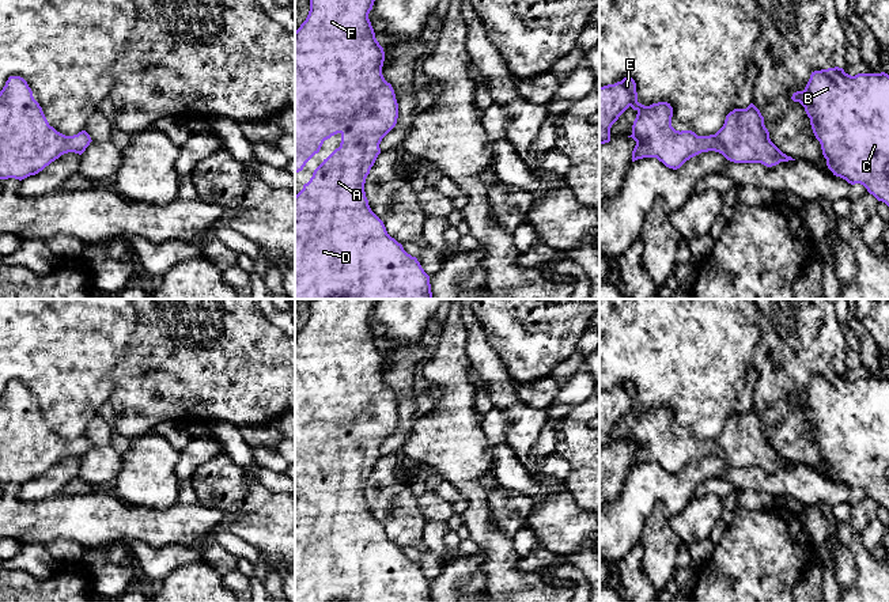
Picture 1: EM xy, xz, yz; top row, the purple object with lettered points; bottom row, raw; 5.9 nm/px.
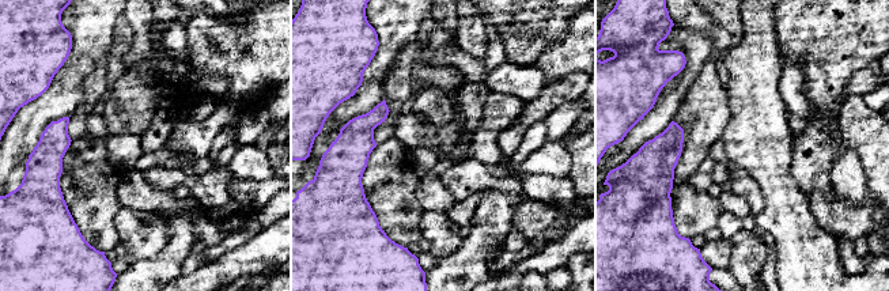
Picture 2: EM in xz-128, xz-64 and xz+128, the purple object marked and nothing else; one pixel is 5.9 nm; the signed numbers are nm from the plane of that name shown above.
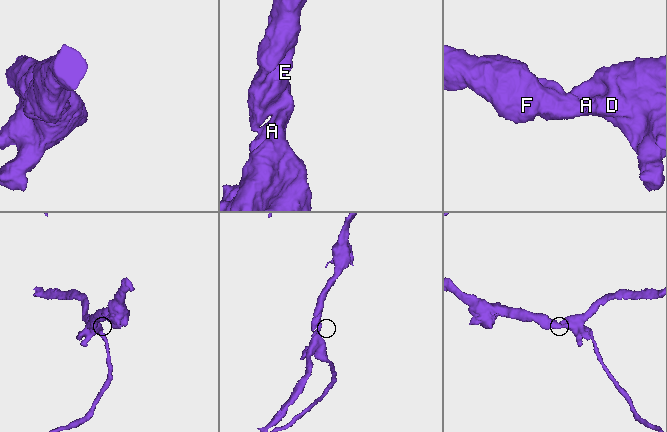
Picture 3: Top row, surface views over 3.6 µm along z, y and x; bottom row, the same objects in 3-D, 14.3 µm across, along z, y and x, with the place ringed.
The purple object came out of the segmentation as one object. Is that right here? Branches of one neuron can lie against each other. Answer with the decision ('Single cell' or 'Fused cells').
Single cell

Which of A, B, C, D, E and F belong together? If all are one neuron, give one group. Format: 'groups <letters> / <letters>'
groups A B C D E F

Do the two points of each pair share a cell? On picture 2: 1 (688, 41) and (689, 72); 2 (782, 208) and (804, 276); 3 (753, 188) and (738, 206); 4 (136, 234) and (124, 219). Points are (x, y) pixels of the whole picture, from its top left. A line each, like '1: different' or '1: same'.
1: same
2: same
3: different
4: same

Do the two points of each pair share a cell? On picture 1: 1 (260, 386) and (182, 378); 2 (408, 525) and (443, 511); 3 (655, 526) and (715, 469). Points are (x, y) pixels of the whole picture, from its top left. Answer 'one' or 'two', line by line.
1: one
2: two
3: two

